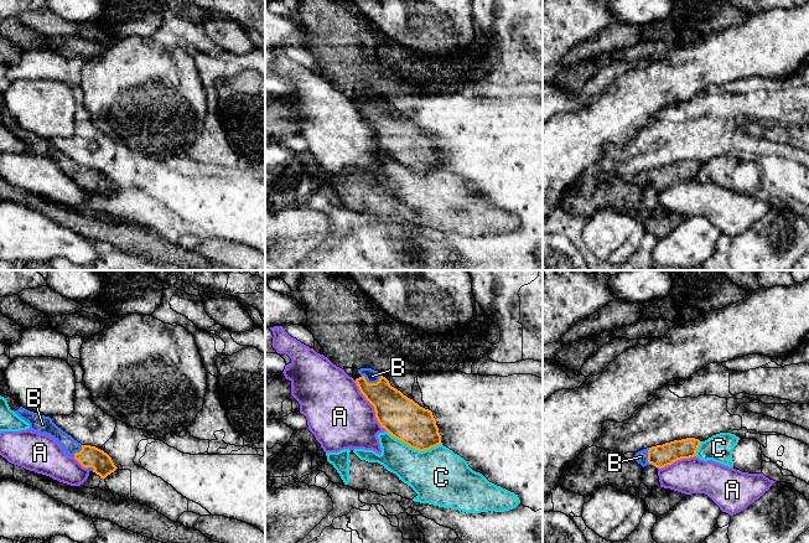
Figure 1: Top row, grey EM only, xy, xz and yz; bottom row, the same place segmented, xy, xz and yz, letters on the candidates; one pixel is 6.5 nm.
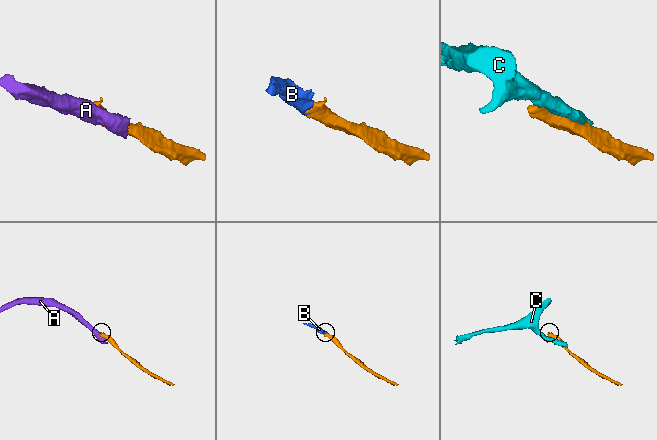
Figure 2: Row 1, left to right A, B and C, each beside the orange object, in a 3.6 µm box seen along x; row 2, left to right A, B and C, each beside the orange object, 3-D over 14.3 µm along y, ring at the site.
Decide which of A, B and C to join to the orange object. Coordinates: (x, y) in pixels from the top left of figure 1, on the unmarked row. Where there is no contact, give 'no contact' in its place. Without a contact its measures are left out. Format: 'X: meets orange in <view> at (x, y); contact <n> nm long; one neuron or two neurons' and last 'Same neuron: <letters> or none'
A: meets orange in xz at (373, 128); contact 380 nm long; two neurons
B: meets orange in xz at (371, 105); contact 130 nm long; one neuron
C: meets orange in xz at (414, 170); contact 380 nm long; two neurons
Same neuron: B

